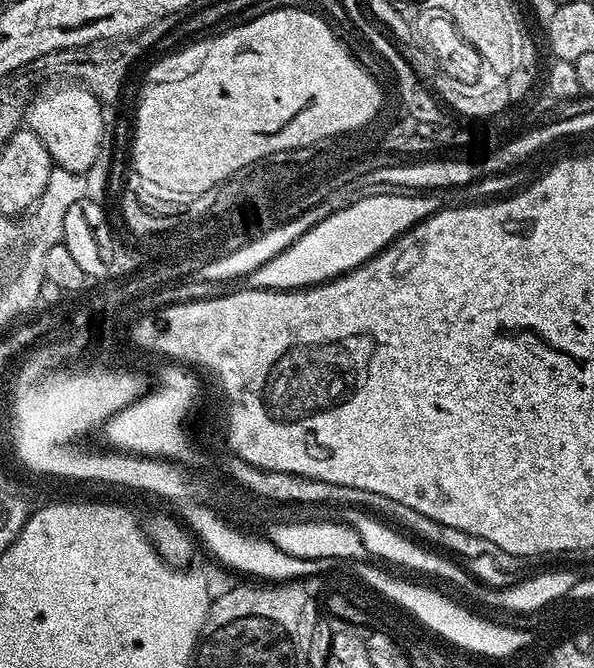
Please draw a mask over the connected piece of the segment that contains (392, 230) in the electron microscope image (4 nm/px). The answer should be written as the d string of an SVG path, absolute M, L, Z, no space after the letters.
M428 190L423 194L400 197L368 197L365 200L352 202L349 208L336 212L333 216L321 219L308 231L305 236L296 236L293 244L285 252L280 252L276 257L265 259L263 266L254 270L248 276L241 276L240 280L248 286L262 284L266 288L268 296L299 295L313 293L318 286L331 286L340 281L348 280L355 268L361 268L367 263L375 263L381 256L387 255L394 248L394 238L398 236L398 230L404 228L410 222L418 222L416 216L422 216L428 210L434 210L440 206L440 190Z

